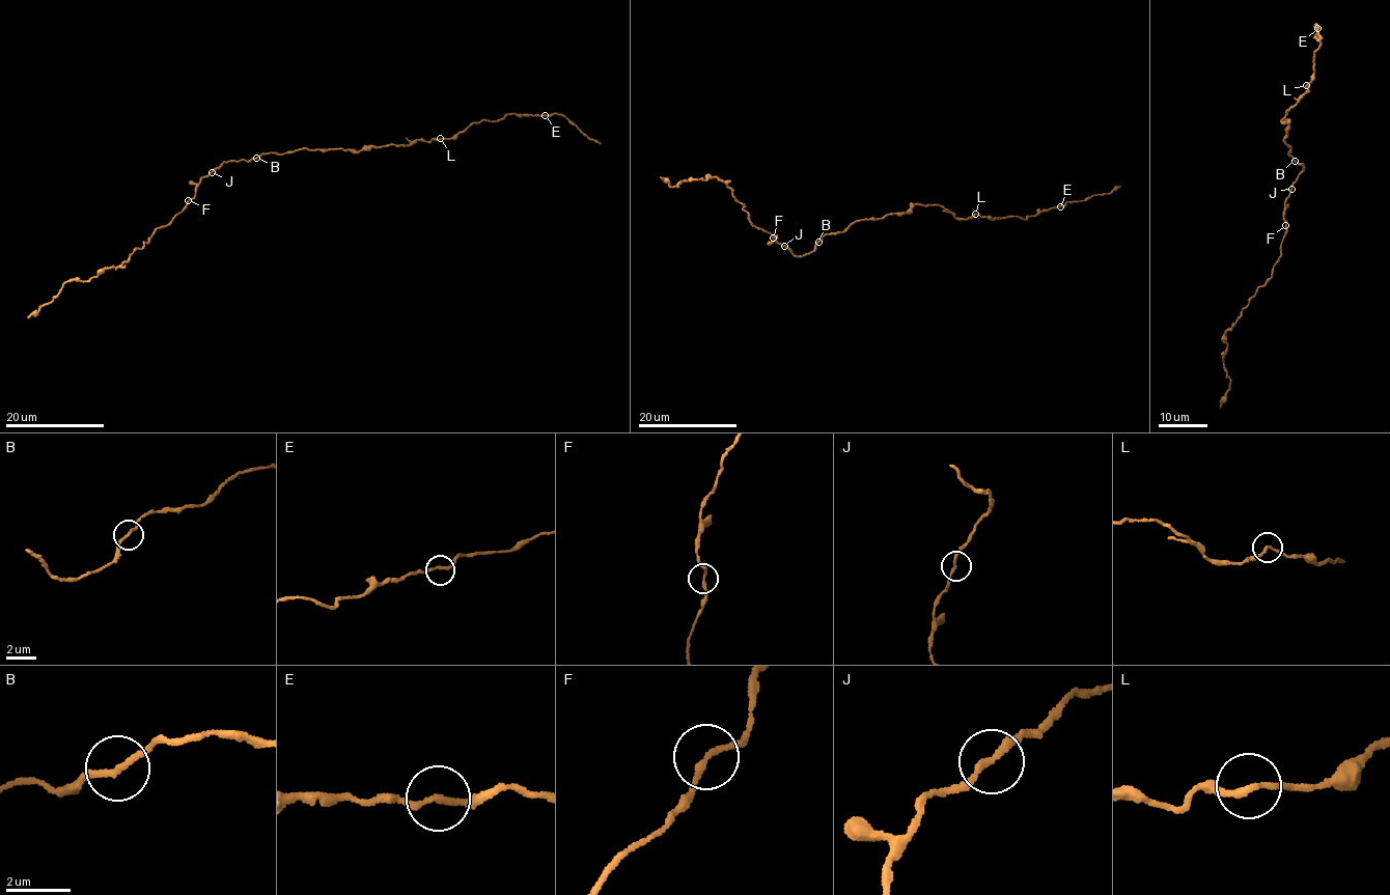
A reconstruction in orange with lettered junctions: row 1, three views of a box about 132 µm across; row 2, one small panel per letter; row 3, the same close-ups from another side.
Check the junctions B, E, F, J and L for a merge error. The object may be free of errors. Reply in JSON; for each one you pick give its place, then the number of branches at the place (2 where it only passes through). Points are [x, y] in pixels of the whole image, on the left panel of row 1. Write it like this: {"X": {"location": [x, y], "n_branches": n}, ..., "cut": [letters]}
{"cut": []}

